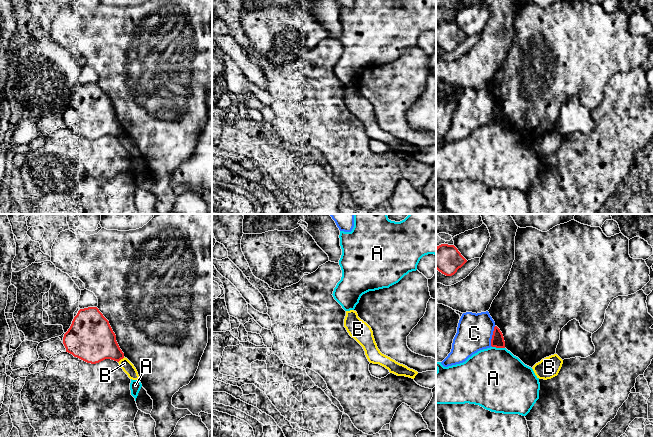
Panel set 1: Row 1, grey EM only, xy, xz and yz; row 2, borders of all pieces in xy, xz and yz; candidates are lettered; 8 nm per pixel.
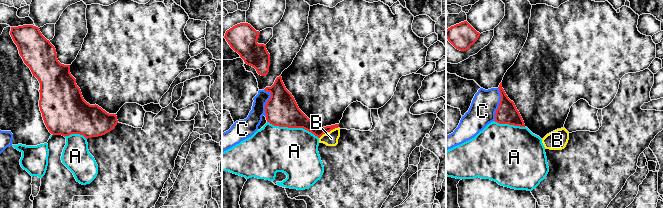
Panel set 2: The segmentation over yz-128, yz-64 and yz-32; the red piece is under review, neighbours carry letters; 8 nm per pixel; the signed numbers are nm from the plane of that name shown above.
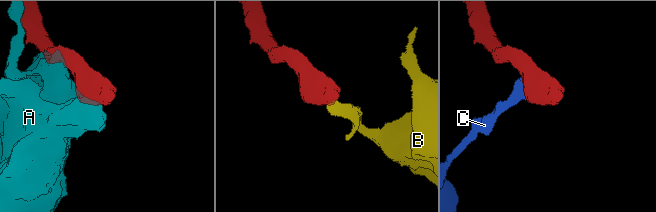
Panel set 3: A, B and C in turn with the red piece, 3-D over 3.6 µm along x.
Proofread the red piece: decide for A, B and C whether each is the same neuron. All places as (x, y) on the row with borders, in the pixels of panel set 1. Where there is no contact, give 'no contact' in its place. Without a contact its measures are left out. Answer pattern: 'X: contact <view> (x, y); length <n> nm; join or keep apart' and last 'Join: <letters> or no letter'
A: contact yz (498, 347); length 110 nm; keep apart
B: contact xy (121, 358); length 70 nm; keep apart
C: contact yz (492, 336); length 170 nm; keep apart
Join: no letter

